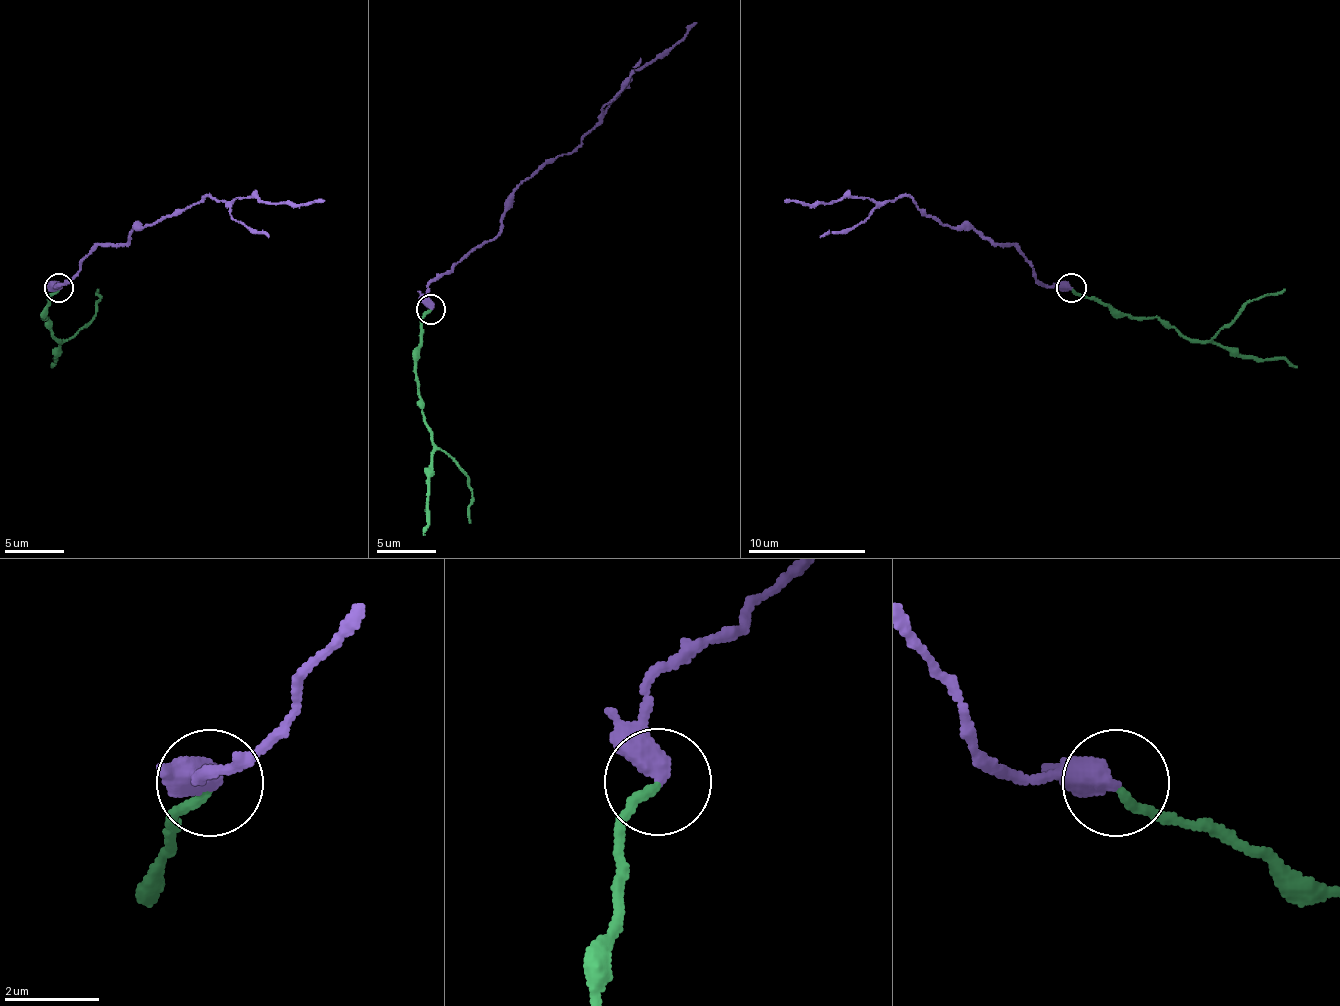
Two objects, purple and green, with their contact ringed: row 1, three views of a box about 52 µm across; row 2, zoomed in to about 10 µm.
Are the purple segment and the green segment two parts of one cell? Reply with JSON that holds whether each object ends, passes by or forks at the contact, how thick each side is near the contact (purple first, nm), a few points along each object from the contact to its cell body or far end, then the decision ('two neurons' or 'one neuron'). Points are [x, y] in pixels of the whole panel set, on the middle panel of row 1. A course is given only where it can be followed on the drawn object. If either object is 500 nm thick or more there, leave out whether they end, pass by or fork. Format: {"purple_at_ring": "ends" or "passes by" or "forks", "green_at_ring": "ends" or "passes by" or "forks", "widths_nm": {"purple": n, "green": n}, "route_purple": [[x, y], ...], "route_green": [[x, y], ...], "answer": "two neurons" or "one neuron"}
{"widths_nm": {"purple": 500, "green": 200}, "route_purple": [[430, 309], [427, 286], [498, 233], [507, 197], [574, 147], [625, 82], [669, 50], [695, 23]], "route_green": [[430, 309], [421, 321], [415, 371], [418, 395], [433, 442], [468, 478], [471, 489], [468, 516], [471, 522]], "answer": "one neuron"}

